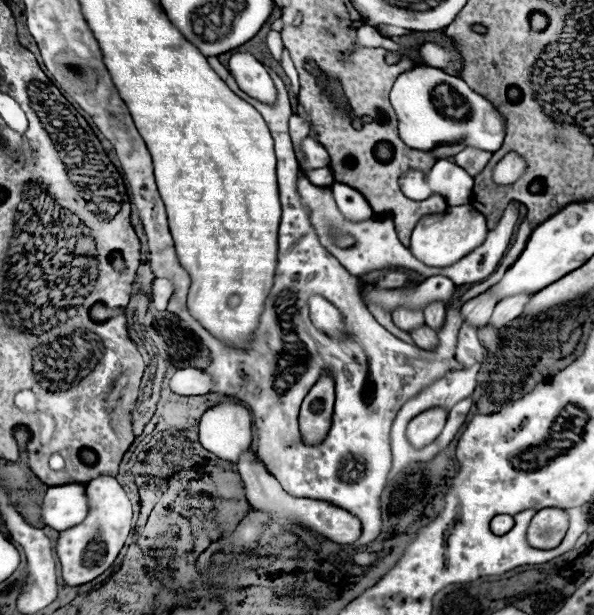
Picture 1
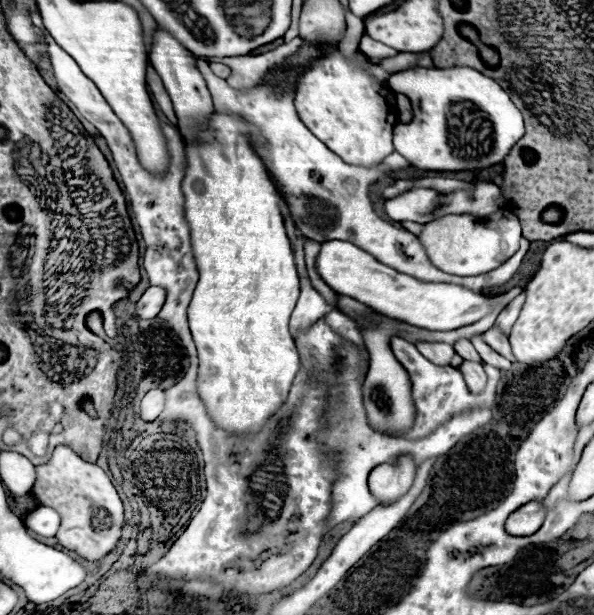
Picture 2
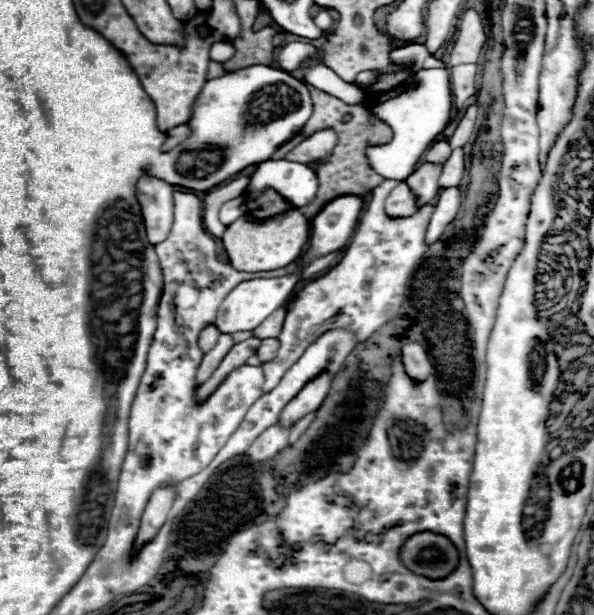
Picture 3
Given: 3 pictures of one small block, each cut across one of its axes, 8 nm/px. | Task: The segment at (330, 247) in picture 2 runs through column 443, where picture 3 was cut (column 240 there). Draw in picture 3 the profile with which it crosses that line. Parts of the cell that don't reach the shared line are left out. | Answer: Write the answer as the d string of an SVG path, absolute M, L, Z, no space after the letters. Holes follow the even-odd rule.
M288 274L282 278L256 278L238 284L222 302L218 316L216 316L216 326L222 334L232 334L232 332L242 332L242 330L254 330L258 328L276 308L280 308L288 296L292 294L294 286L298 284L300 274Z

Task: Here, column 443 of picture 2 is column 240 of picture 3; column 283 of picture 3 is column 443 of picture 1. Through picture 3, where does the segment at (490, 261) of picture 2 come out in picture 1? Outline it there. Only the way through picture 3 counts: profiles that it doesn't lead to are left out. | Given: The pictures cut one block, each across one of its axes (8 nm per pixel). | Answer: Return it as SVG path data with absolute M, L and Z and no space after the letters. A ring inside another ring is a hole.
M472 204L452 206L444 214L424 216L416 224L416 228L412 232L412 240L410 240L410 250L426 266L446 268L446 266L456 264L460 258L468 256L478 246L482 246L486 240L486 234L488 234L486 218Z

